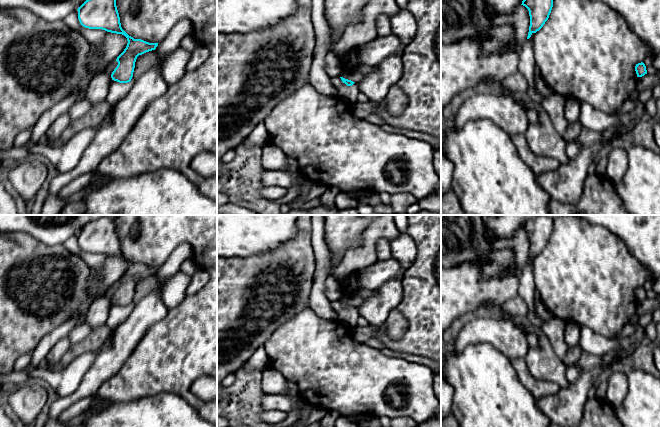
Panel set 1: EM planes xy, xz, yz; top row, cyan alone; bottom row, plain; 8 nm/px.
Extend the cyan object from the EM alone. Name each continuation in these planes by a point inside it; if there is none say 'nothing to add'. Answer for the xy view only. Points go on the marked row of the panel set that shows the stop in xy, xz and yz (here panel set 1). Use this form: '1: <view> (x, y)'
nothing to add

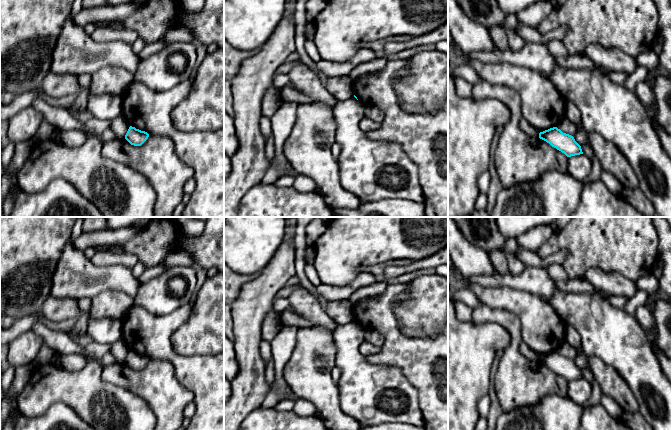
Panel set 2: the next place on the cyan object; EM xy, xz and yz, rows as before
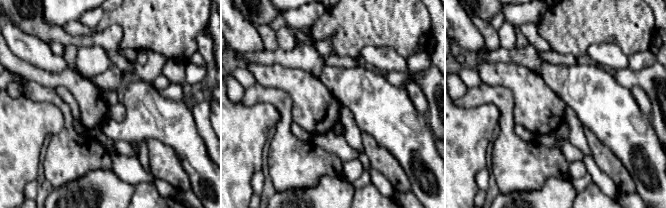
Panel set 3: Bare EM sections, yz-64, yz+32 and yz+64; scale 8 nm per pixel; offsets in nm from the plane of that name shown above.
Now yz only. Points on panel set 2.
nothing to add

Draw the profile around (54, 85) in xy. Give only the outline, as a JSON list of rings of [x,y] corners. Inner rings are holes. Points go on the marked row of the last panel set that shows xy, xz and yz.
[[[49,73],[43,80],[41,89],[52,98],[62,98],[81,89],[77,75]]]

